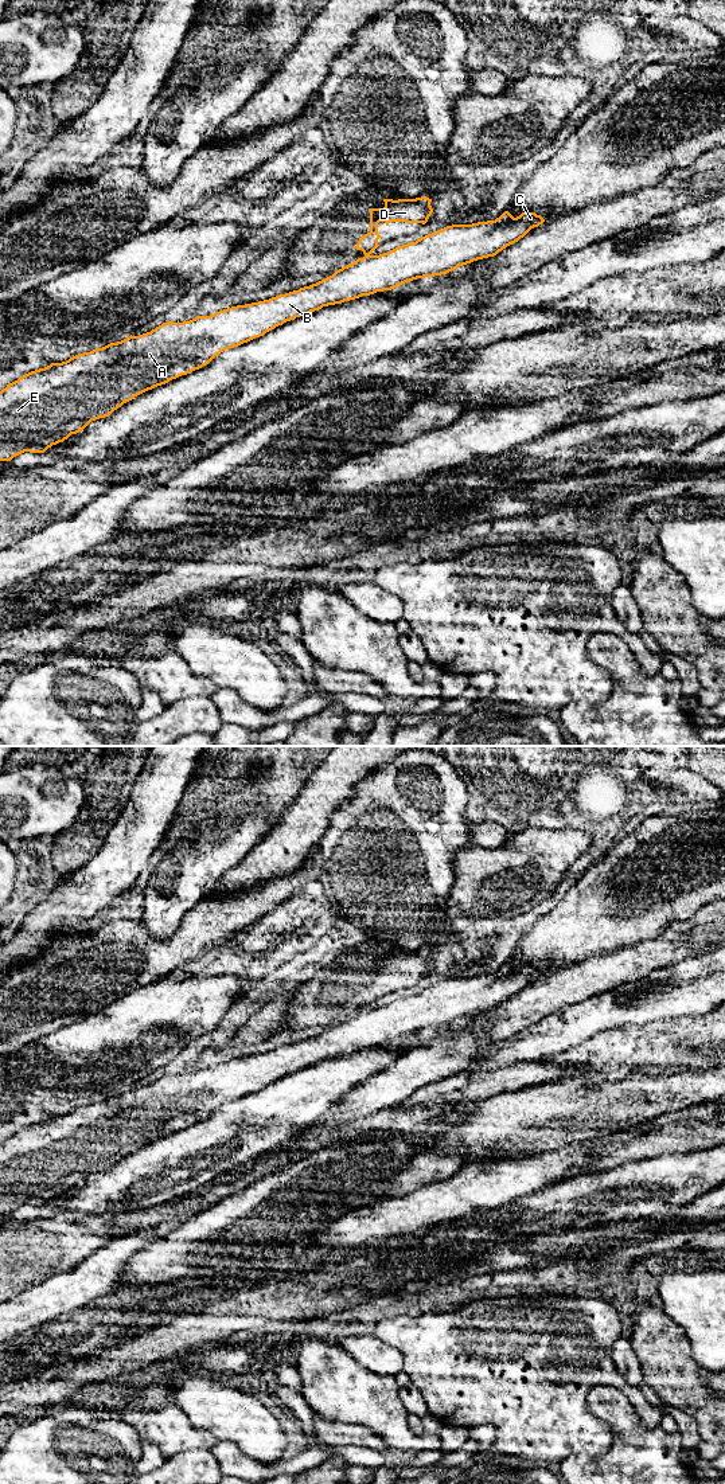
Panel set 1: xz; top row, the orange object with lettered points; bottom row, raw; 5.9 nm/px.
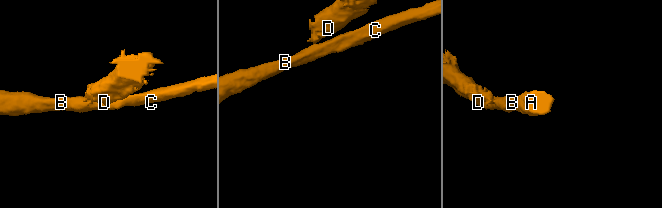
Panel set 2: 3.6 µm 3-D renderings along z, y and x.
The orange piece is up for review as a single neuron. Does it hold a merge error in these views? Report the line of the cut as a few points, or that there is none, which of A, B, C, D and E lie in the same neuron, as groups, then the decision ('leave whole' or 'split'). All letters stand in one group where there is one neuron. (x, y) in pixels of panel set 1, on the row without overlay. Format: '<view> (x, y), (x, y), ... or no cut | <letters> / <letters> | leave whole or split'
xz (365, 1007), (369, 1008) | A B C E / D | split

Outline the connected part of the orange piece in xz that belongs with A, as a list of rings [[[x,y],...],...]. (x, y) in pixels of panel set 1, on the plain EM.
[[[504,964],[495,973],[452,977],[379,1008],[365,1008],[332,1028],[269,1053],[237,1058],[183,1075],[163,1075],[151,1085],[129,1089],[62,1116],[31,1124],[0,1144],[0,1214],[30,1204],[44,1206],[91,1173],[109,1169],[135,1149],[208,1117],[221,1105],[238,1100],[296,1070],[377,1044],[391,1043],[417,1031],[447,1027],[459,1019],[496,1008],[545,972],[535,965],[514,971]]]

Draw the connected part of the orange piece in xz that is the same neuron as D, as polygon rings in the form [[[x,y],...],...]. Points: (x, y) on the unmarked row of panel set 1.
[[[426,949],[416,952],[383,952],[383,961],[370,962],[370,984],[362,988],[354,1001],[362,1003],[365,1008],[370,1008],[379,997],[378,976],[385,975],[406,975],[425,977],[433,965],[432,952]]]

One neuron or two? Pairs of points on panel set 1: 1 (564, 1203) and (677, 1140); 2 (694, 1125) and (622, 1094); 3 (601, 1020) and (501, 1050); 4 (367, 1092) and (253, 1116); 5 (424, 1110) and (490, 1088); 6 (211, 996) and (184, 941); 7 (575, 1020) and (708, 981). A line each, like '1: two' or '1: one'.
1: two
2: two
3: one
4: two
5: two
6: two
7: one

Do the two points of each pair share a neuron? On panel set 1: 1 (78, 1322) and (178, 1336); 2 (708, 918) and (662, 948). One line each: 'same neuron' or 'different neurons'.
1: different neurons
2: same neuron

